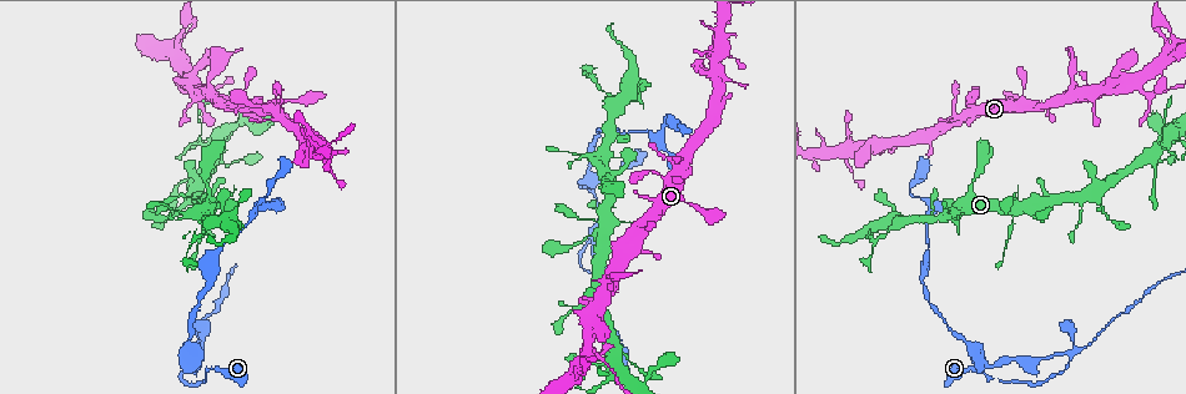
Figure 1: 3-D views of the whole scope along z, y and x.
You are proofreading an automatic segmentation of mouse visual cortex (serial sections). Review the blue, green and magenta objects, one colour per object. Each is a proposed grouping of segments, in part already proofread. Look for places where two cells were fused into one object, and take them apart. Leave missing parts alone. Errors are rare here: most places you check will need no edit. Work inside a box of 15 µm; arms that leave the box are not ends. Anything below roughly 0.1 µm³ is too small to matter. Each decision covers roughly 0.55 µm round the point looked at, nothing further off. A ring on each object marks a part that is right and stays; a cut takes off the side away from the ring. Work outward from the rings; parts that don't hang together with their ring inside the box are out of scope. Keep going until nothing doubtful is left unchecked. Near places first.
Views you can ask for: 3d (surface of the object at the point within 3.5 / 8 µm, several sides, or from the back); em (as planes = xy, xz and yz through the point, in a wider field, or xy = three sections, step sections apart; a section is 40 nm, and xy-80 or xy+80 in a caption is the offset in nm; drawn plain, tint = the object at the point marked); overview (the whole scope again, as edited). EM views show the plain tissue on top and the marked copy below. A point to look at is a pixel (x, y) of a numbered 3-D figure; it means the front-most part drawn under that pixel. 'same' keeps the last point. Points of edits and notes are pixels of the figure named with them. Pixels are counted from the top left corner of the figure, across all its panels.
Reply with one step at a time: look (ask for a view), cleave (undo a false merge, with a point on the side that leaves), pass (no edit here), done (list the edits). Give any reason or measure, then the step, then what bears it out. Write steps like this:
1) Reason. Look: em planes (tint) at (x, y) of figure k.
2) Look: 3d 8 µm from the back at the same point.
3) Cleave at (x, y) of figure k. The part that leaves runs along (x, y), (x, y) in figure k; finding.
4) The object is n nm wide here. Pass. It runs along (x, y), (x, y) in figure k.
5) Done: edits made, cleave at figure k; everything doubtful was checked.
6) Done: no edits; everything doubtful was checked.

Sharp bend. Look: 3d 3.5 µm at (205, 379) of figure 1.

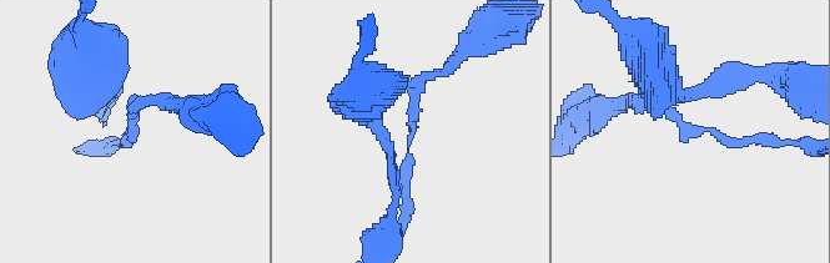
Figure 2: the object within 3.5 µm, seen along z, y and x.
The arms are 150, 150 nm wide. Look: em planes (tint) at (707, 130) of figure 2.

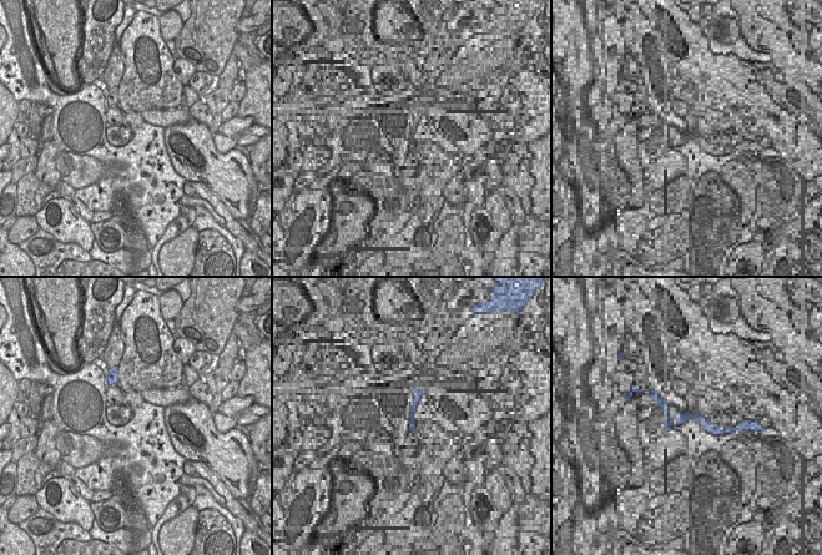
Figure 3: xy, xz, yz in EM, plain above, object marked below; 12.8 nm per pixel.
Pass. It runs along (639, 102), (734, 145), (785, 141) in figure 2; one cell here.

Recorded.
Four-way junction. Look: 3d 8 µm at (1068, 356) of figure 1.

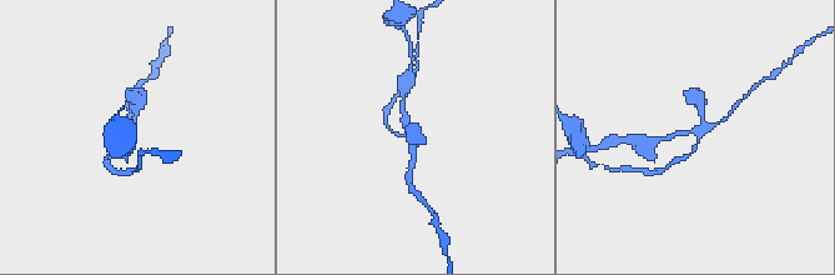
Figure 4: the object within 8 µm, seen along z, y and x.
4 arms meet here; the arms are 100, 150, 200, 250 nm wide. Look: em xy step 3 (tint) at (696, 132) of figure 4.

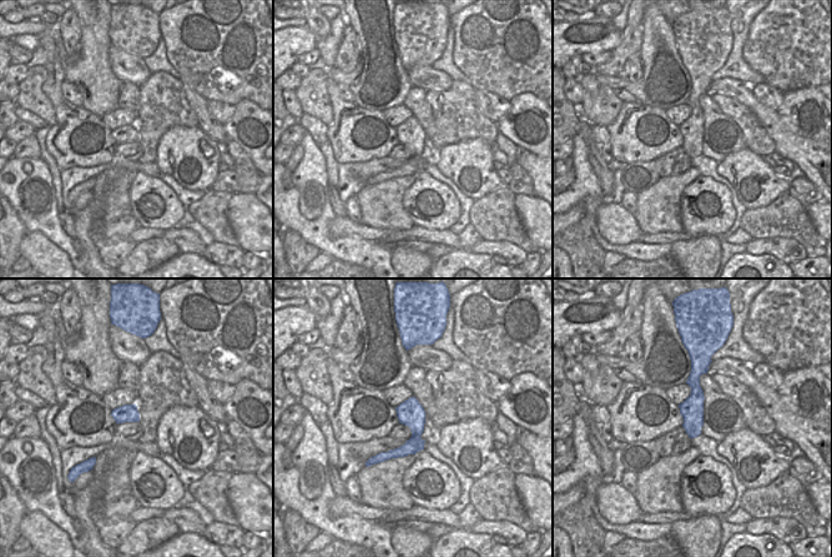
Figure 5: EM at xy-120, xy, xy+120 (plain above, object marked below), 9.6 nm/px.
Pass. It runs along (700, 366), (695, 374), (691, 433) in figure 5; one cell here.

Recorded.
Branch point. Look: 3d 8 µm at (256, 209) of figure 1.

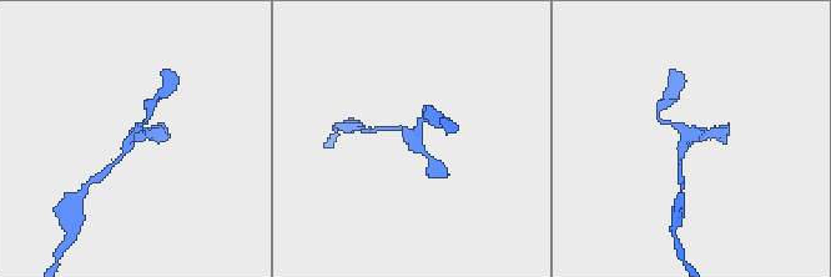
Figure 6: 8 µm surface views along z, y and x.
3 arms meet here; the arms are 150, 150, 200 nm wide; need the tissue. Look: em planes (tint) at (133, 136) of figure 6.

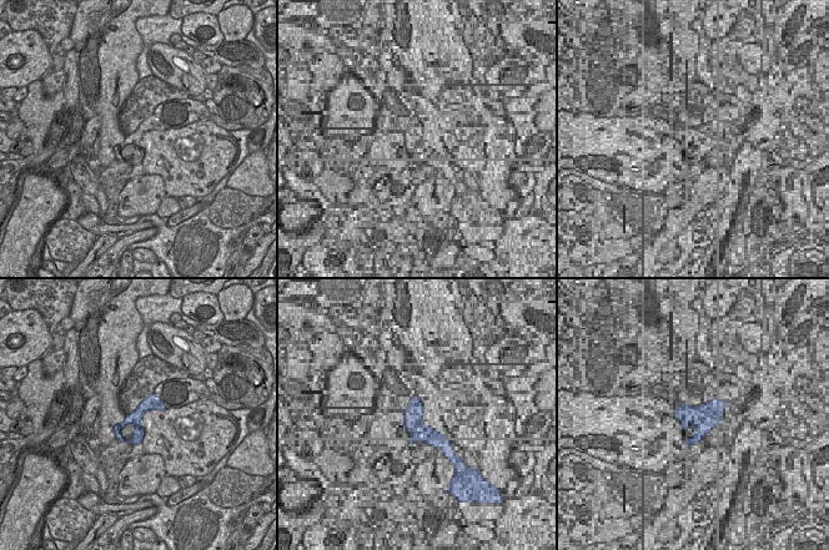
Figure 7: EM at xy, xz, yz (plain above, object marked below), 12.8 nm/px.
The object is 180 nm wide here. Pass. It runs along (152, 397), (117, 429), (117, 433) in figure 7; continuous, no second cell.

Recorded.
Done: no edits; everything doubtful was checked.

